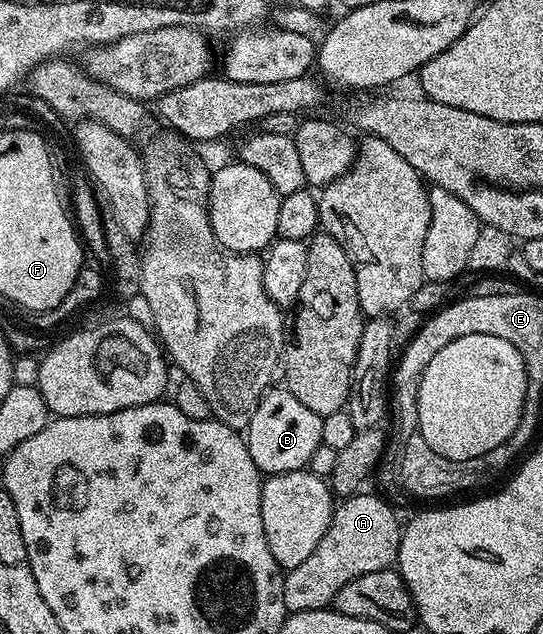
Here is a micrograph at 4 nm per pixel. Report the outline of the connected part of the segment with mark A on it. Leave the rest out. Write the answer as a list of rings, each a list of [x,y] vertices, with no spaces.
[[[360,491],[353,497],[342,498],[334,506],[331,522],[321,535],[313,555],[297,567],[286,570],[283,579],[283,602],[288,614],[317,611],[334,602],[337,591],[361,575],[392,568],[399,556],[401,520],[379,497]]]

